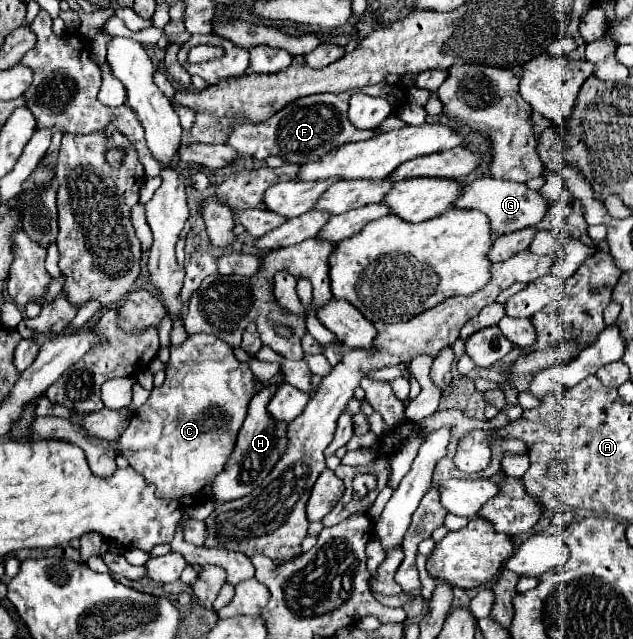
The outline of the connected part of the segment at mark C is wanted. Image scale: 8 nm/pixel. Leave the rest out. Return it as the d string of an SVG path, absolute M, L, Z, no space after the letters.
M207 333L191 335L187 343L183 343L183 347L171 347L167 379L161 387L155 387L151 391L147 403L137 409L129 427L123 431L119 439L121 455L135 471L145 477L147 483L153 483L157 487L155 495L159 495L161 499L177 501L183 507L203 503L211 487L211 479L215 479L215 475L223 471L235 447L237 433L247 415L247 405L253 397L253 381L255 375L251 367L247 363L241 363L235 357L233 347L229 347L223 339Z

